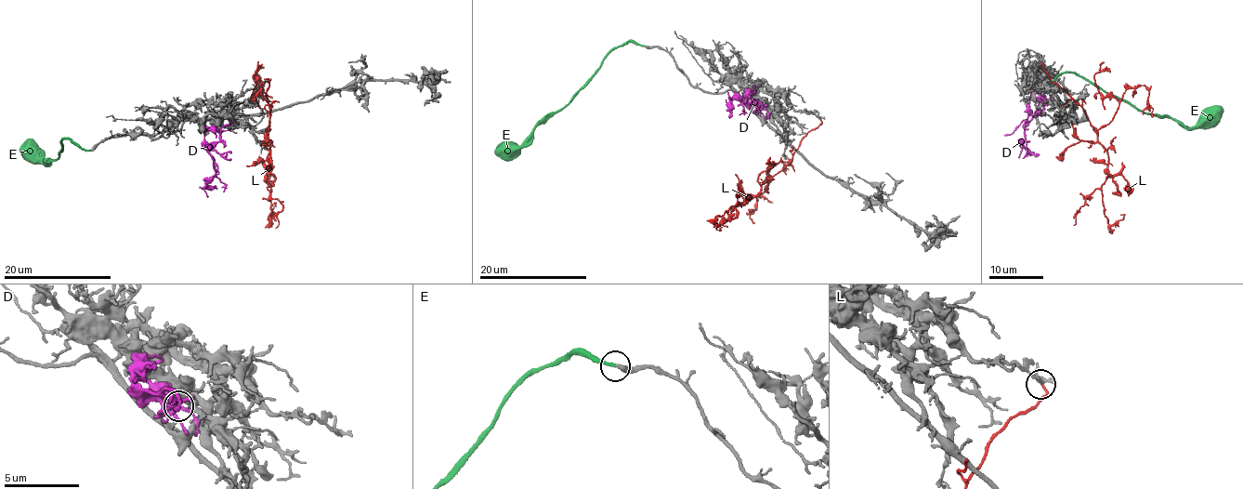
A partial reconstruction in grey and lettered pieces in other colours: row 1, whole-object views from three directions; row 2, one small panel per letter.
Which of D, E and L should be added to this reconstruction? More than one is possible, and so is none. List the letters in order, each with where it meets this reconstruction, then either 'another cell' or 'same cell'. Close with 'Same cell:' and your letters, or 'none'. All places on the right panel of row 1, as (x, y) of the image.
D: meets grey at (1042, 98); another cell
E: meets grey at (1050, 85); same cell
L: meets grey at (1040, 63); another cell
Same cell: E

